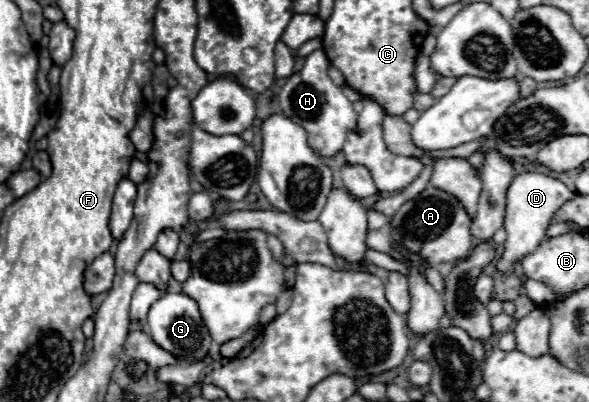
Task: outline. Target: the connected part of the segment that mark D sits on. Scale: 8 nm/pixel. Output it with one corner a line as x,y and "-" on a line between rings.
524,171
512,179
508,187
508,203
506,203
506,219
504,219
504,229
508,237
504,243
502,259
498,261
498,269
502,273
512,273
514,261
532,253
540,245
540,241
544,239
546,227
554,217
554,211
570,197
572,197
572,191
568,191
568,187
560,179
554,179
546,173

